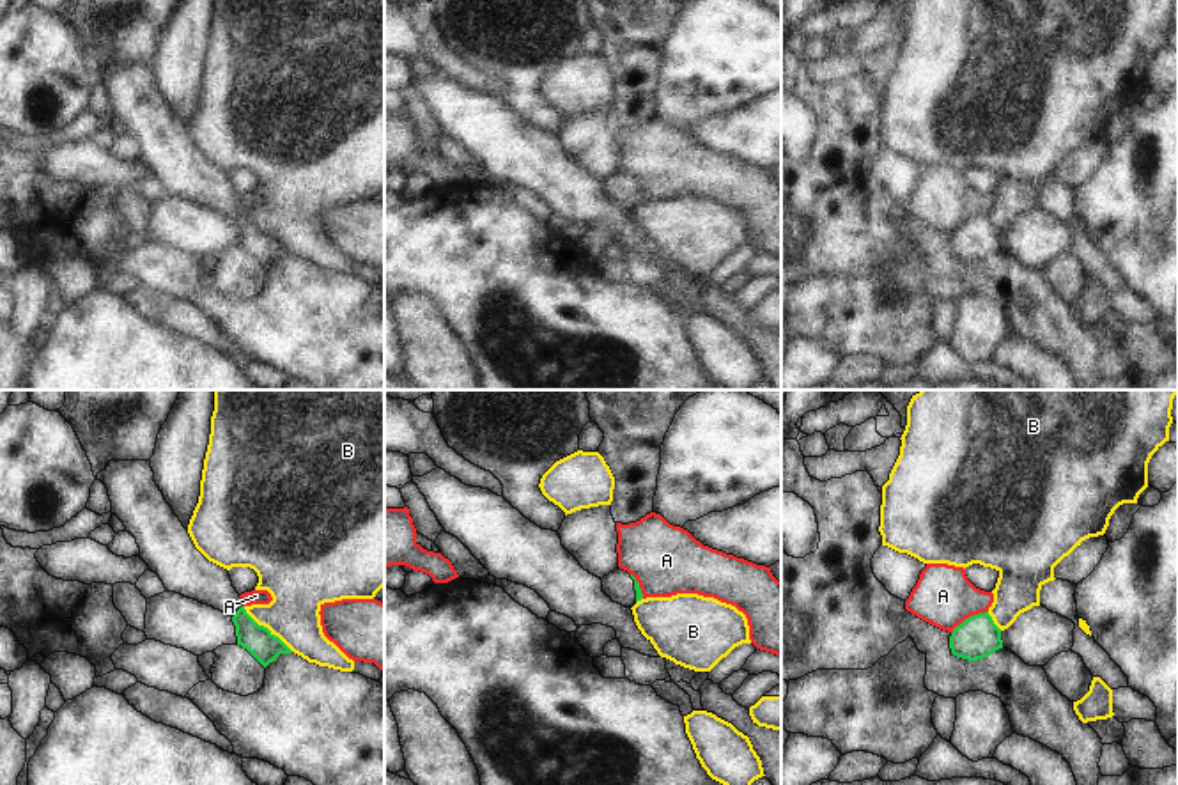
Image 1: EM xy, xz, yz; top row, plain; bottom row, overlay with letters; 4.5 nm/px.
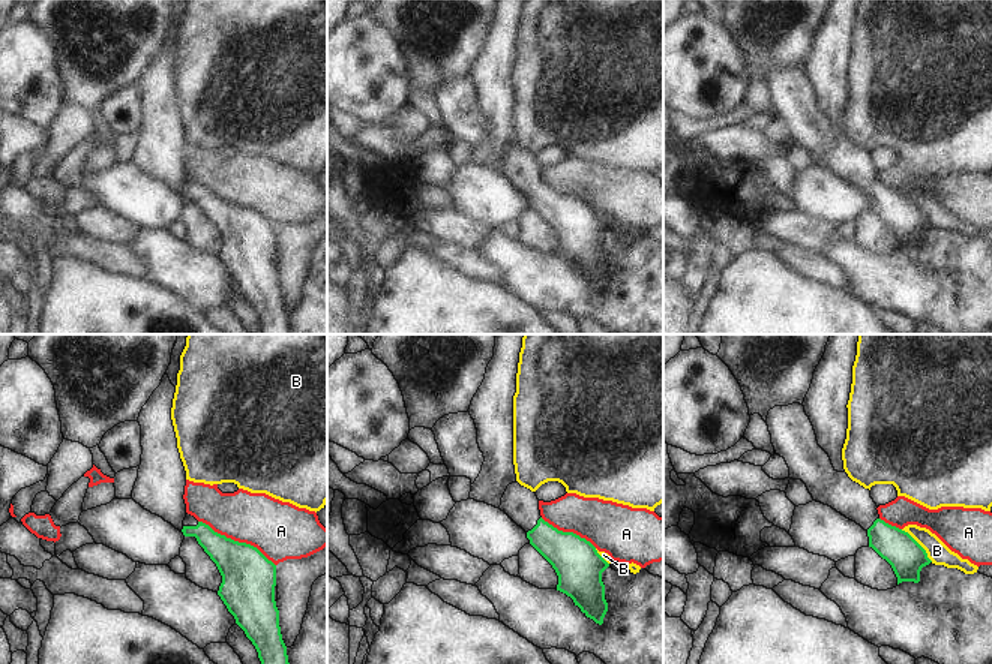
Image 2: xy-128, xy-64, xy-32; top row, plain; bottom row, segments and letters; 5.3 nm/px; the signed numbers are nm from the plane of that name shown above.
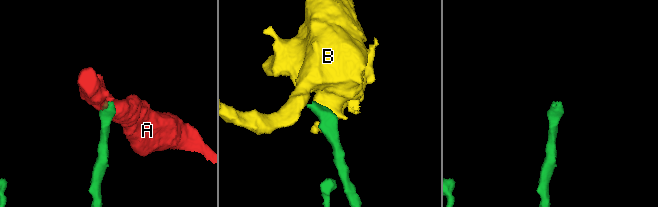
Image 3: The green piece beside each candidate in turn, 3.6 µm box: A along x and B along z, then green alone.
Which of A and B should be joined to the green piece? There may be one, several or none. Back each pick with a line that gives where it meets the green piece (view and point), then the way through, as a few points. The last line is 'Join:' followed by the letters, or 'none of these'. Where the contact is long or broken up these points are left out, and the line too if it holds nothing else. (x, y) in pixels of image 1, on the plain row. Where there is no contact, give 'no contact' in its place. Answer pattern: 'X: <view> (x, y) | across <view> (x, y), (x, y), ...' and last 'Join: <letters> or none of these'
Join: none of these

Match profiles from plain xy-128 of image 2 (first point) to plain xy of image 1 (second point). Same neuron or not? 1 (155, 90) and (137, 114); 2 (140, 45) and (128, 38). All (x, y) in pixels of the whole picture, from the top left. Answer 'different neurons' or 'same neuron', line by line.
1: different neurons
2: same neuron

